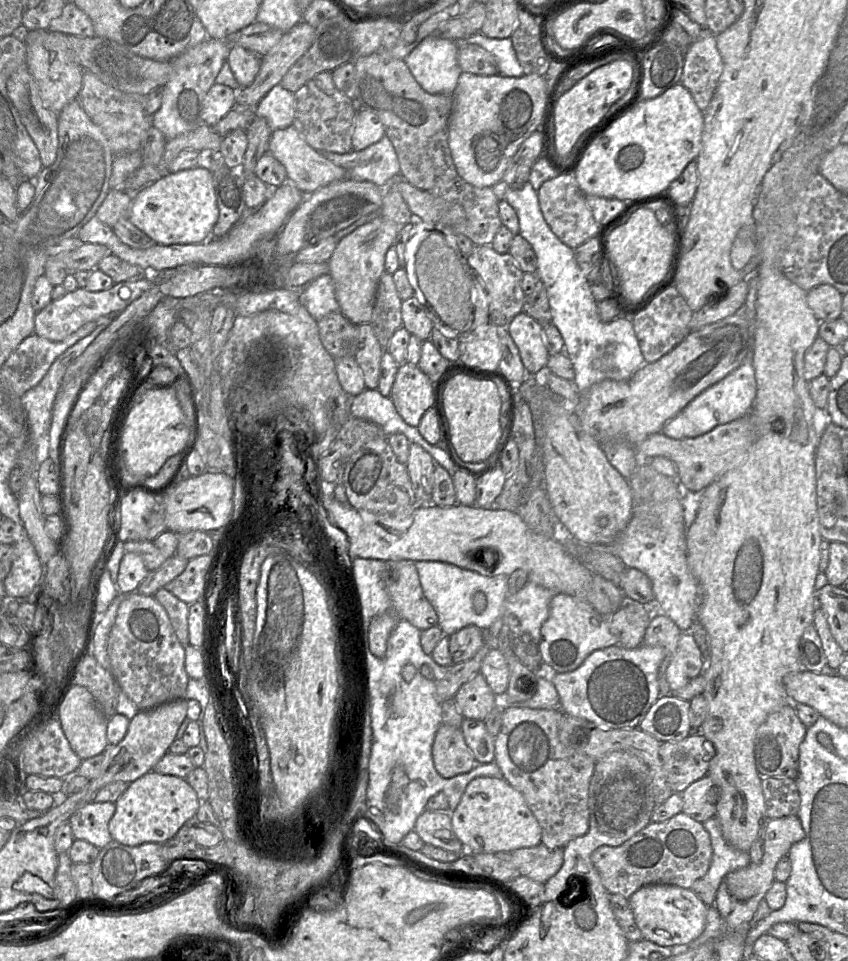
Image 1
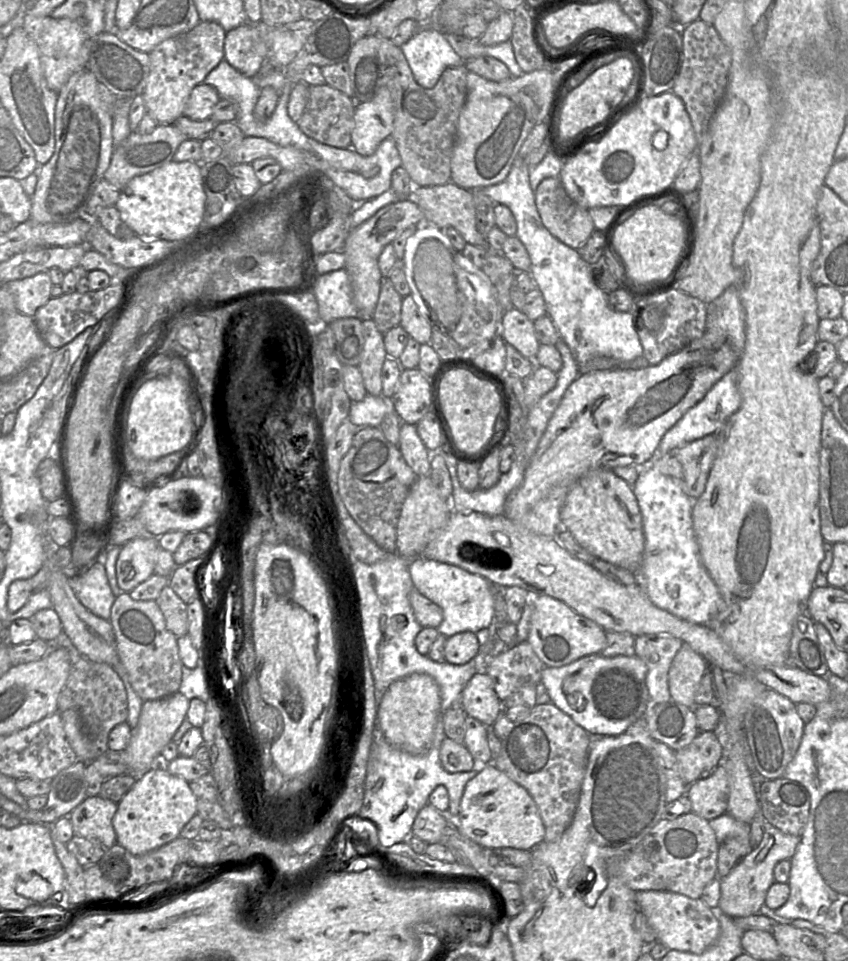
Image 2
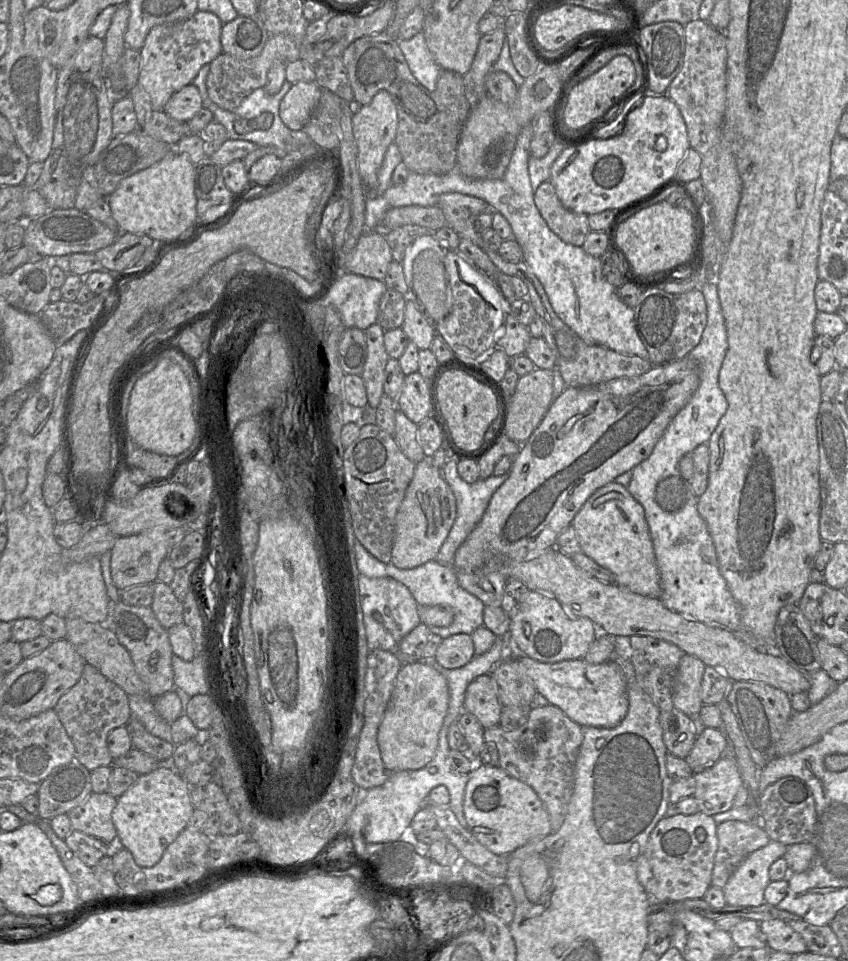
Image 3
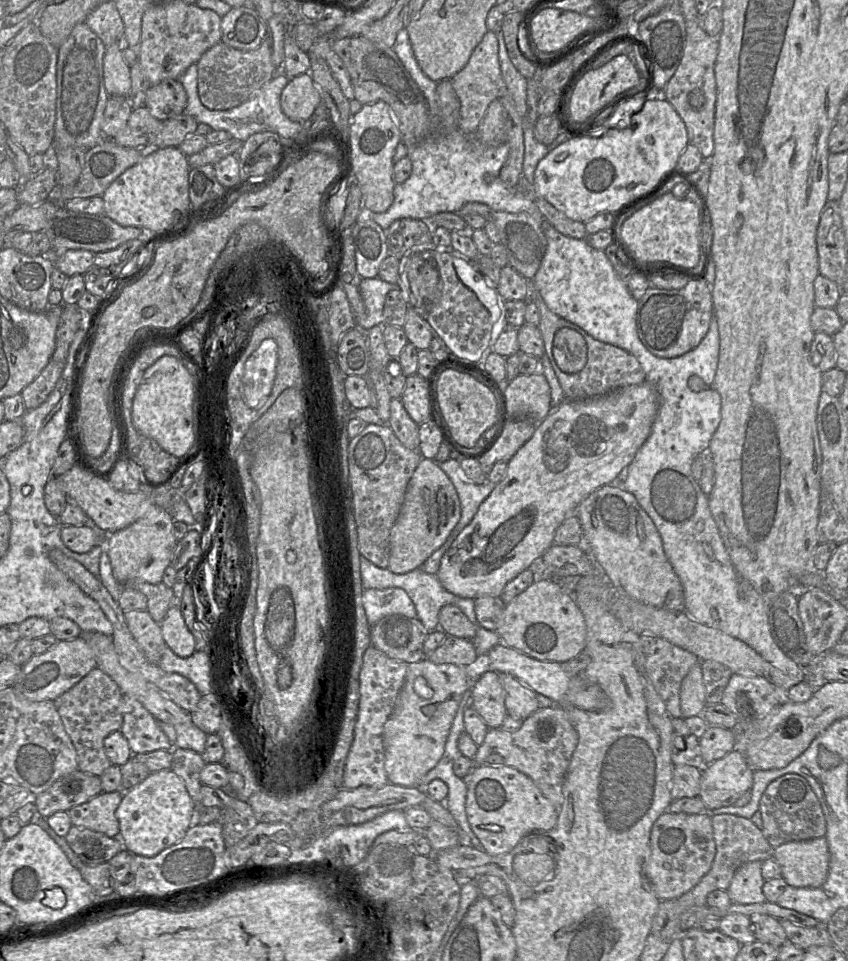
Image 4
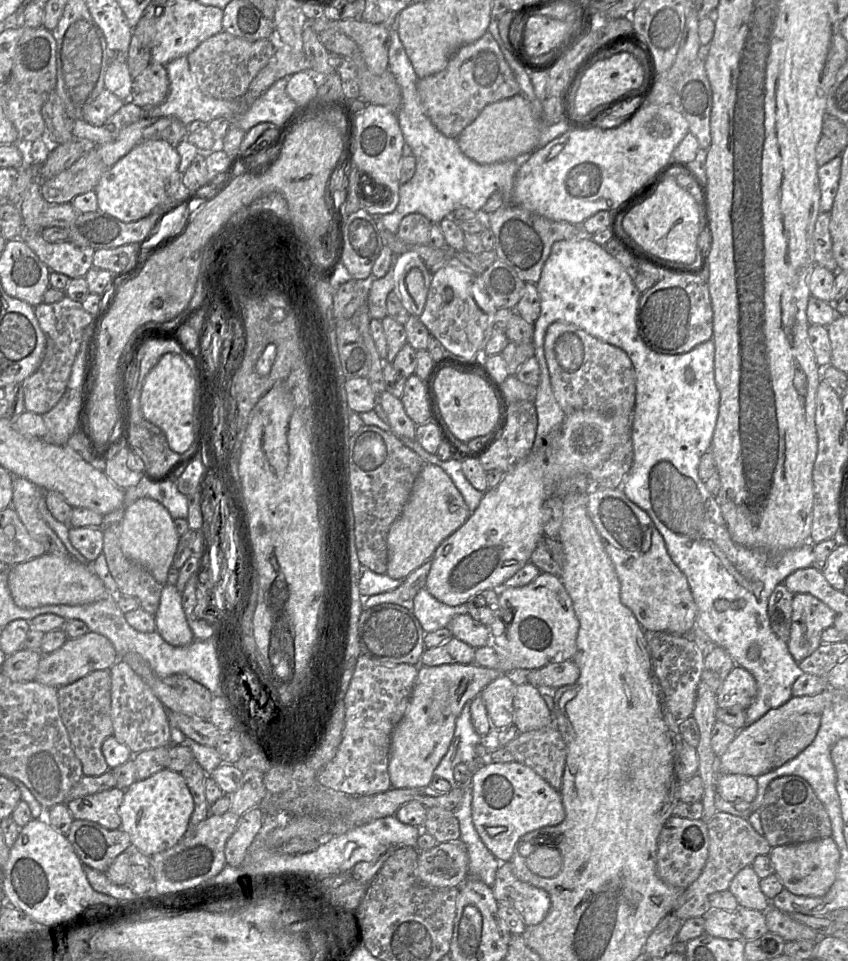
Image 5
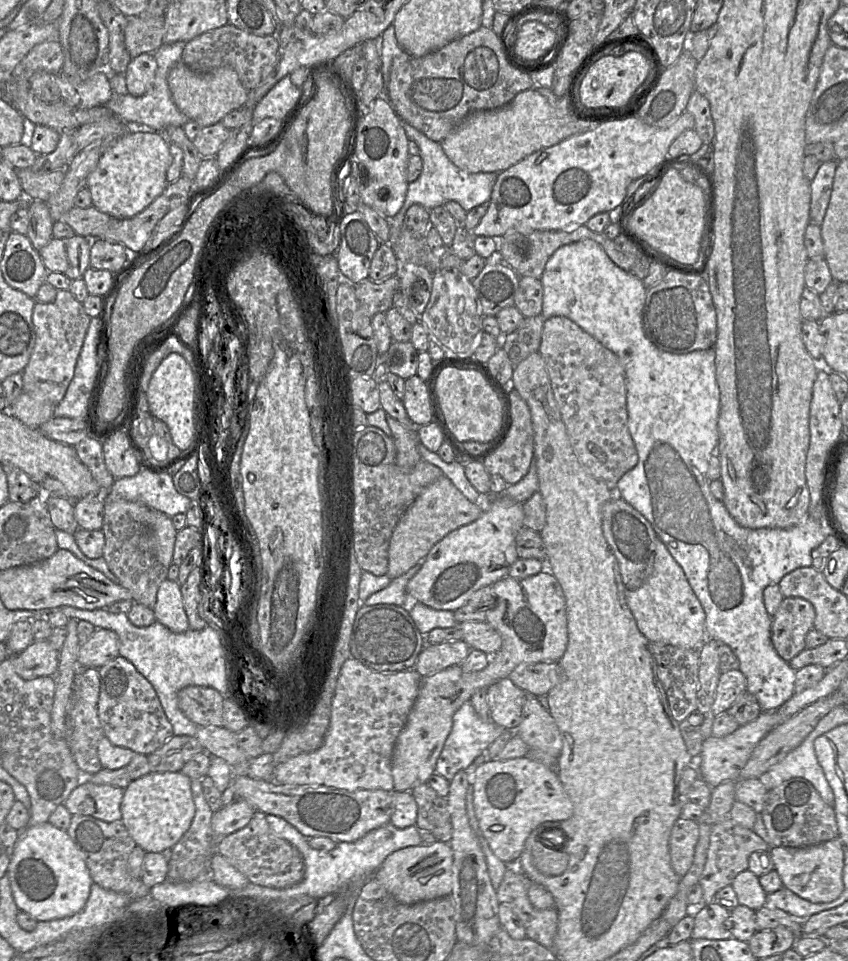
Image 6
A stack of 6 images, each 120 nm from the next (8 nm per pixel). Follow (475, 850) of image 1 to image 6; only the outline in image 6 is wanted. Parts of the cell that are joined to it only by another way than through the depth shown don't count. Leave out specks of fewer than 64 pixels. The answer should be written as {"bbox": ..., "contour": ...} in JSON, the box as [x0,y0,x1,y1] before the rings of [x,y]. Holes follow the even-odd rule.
{"bbox":[473,757,573,865],"contour":[[[529,757],[494,759],[474,773],[473,805],[483,837],[494,855],[516,865],[530,833],[545,822],[562,822],[573,815],[573,804],[556,770]]]}

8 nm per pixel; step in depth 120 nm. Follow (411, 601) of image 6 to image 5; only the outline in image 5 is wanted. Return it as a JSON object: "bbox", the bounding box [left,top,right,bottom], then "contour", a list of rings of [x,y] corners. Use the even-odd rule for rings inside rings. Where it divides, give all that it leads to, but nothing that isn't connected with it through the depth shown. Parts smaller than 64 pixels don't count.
{"bbox":[412,588,468,633],"contour":[[[426,588],[416,594],[412,612],[425,633],[445,628],[456,615],[468,614],[466,603],[449,606],[434,598]]]}

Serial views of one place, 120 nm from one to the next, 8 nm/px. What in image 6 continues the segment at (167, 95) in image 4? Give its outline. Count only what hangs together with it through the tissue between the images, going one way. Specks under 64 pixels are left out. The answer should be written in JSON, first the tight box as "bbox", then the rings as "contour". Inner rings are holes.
{"bbox":[125,53,156,97],"contour":[[[143,53],[132,58],[125,72],[128,93],[136,97],[148,93],[153,86],[156,70],[154,53]]]}

